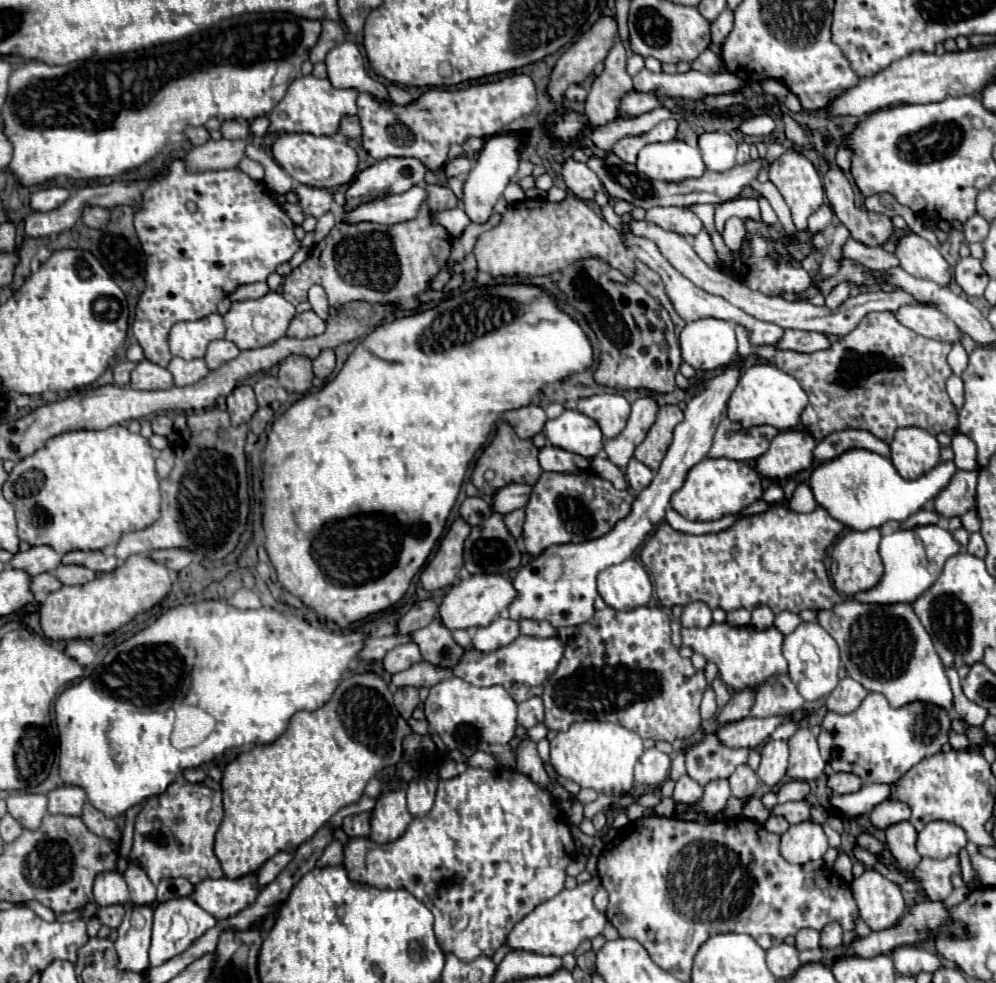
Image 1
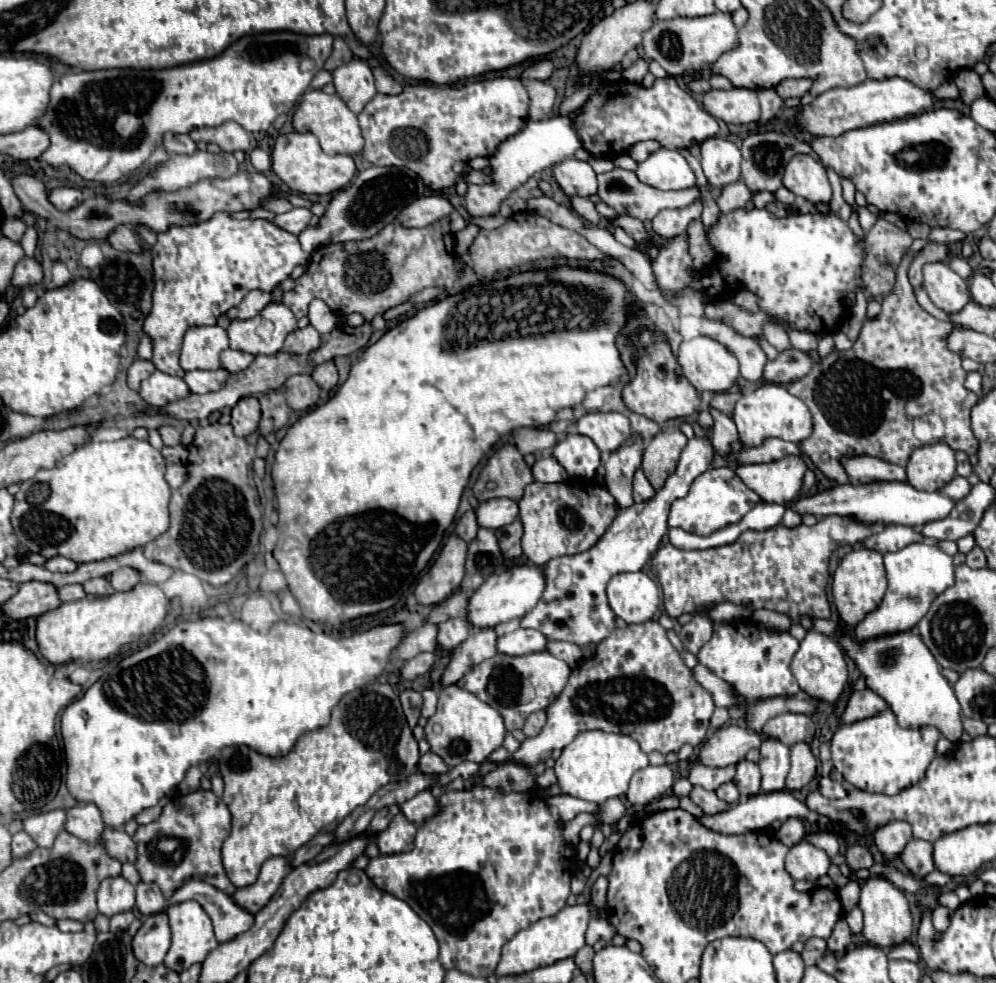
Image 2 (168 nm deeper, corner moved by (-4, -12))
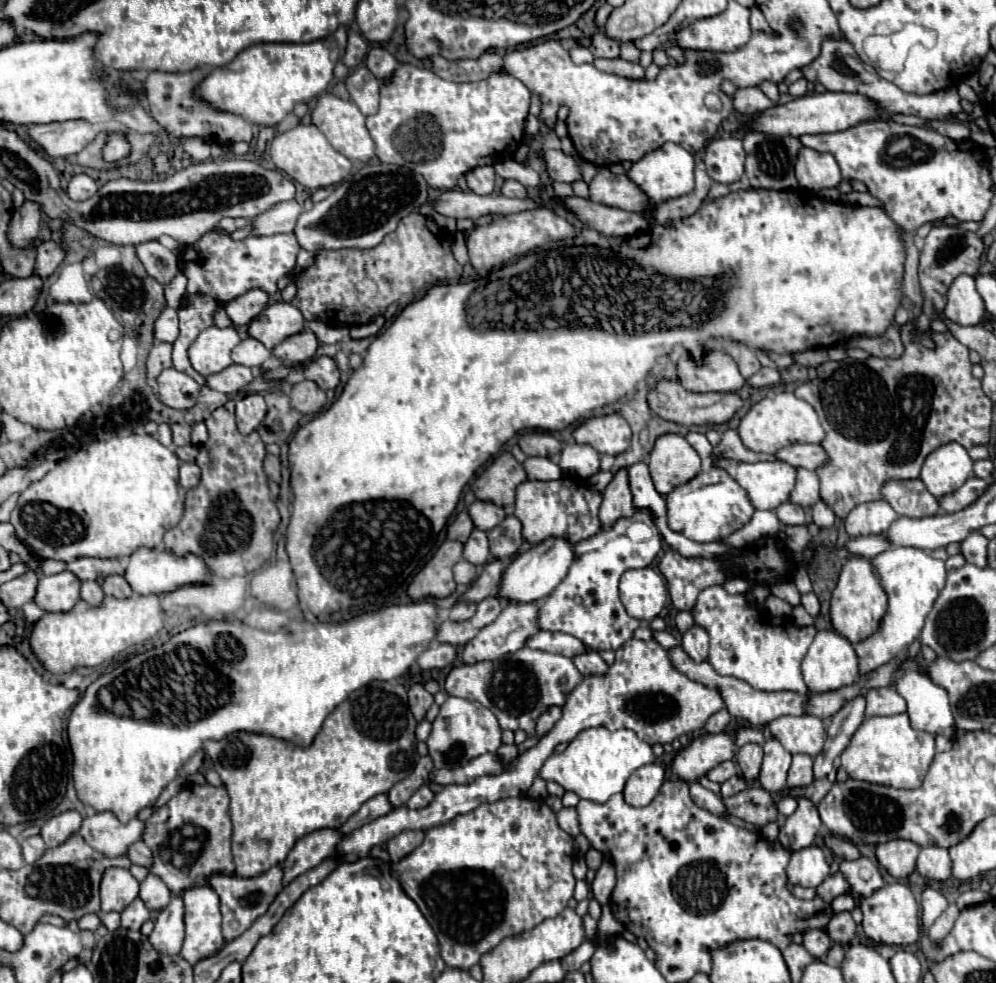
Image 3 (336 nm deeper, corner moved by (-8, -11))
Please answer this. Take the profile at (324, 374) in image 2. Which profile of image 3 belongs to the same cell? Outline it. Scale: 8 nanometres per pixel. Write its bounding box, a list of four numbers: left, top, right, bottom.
[305,357,339,389]

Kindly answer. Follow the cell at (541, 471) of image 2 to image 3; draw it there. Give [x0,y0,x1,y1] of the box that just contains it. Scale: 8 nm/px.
[523,457,561,481]

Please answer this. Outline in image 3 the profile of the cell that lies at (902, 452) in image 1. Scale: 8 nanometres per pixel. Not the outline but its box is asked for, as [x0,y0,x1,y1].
[919,443,973,497]

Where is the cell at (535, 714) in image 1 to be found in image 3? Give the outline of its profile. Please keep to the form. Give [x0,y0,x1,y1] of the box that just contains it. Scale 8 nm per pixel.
[537,707,561,737]

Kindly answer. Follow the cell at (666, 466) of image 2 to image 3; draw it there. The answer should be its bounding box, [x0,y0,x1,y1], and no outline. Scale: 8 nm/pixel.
[649,435,701,495]

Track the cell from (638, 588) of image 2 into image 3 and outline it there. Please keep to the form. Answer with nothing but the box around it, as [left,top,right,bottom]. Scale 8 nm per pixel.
[619,567,667,621]

